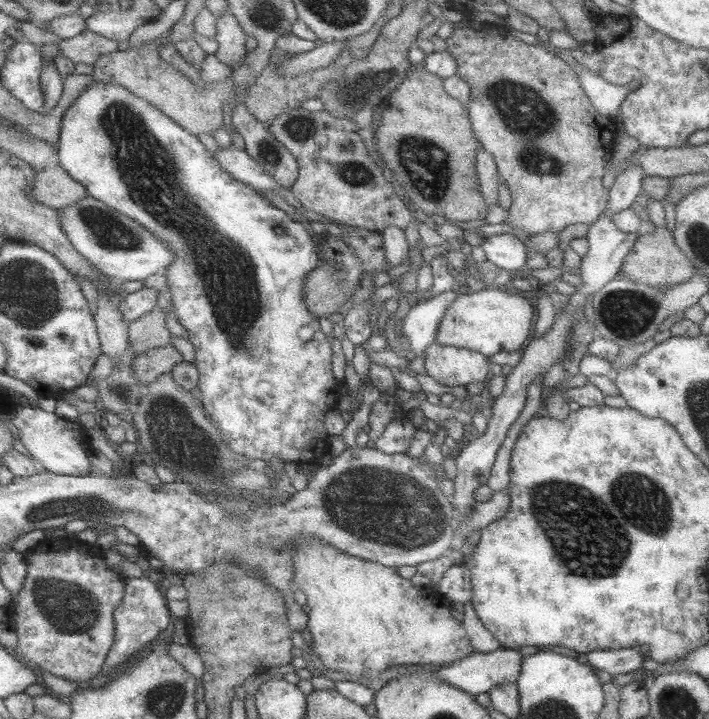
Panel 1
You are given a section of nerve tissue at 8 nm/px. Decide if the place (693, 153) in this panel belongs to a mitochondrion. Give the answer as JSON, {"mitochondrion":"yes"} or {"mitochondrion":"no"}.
{"mitochondrion":"no"}

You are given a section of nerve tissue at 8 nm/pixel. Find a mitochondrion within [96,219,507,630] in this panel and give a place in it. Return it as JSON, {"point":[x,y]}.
{"point":[372,504]}

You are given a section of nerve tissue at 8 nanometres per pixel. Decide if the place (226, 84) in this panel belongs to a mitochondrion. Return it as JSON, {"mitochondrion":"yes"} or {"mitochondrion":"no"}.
{"mitochondrion":"no"}

